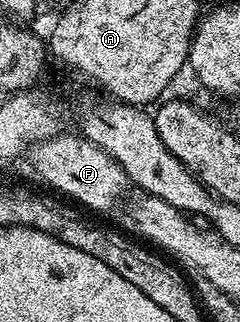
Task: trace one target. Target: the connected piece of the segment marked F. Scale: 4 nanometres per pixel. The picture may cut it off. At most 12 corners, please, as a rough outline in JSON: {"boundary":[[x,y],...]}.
{"boundary":[[78,133],[32,145],[36,172],[64,199],[109,209],[129,179]]}

